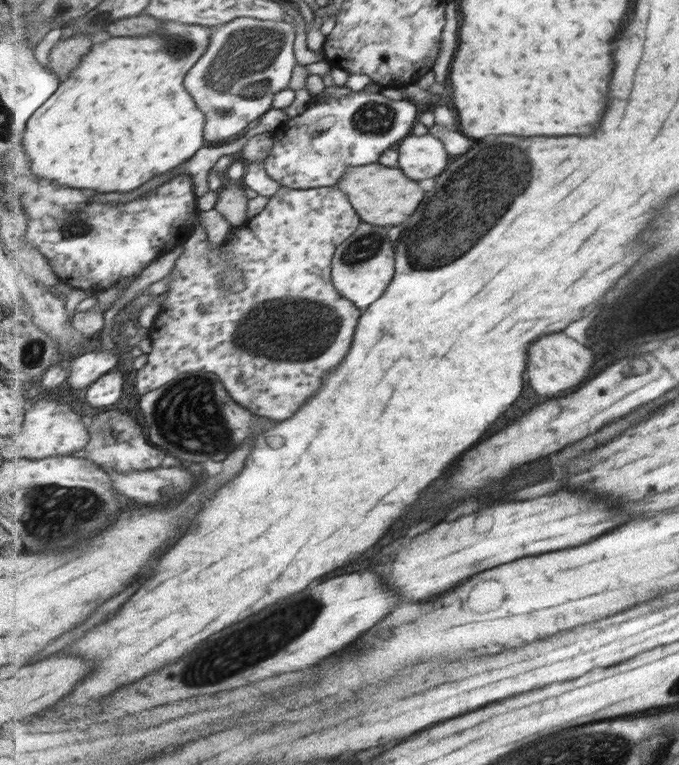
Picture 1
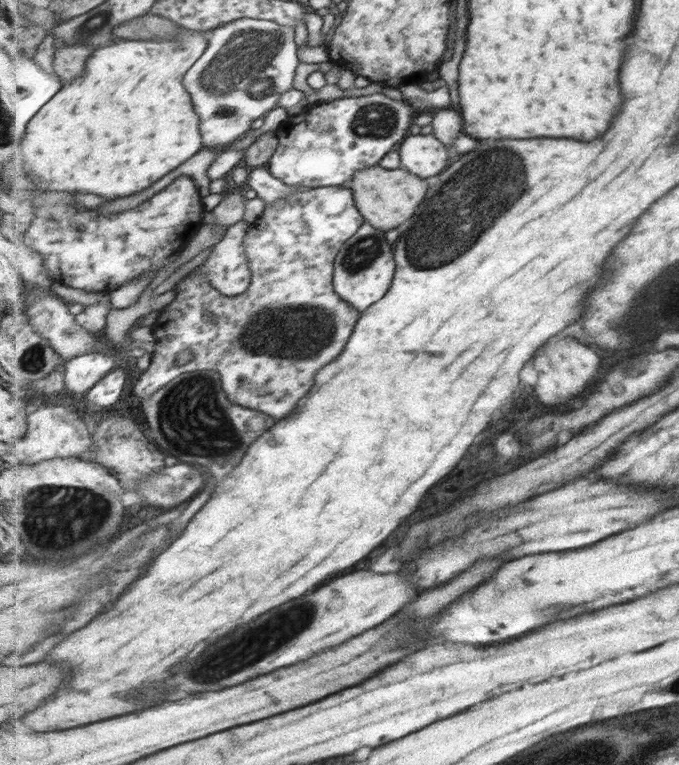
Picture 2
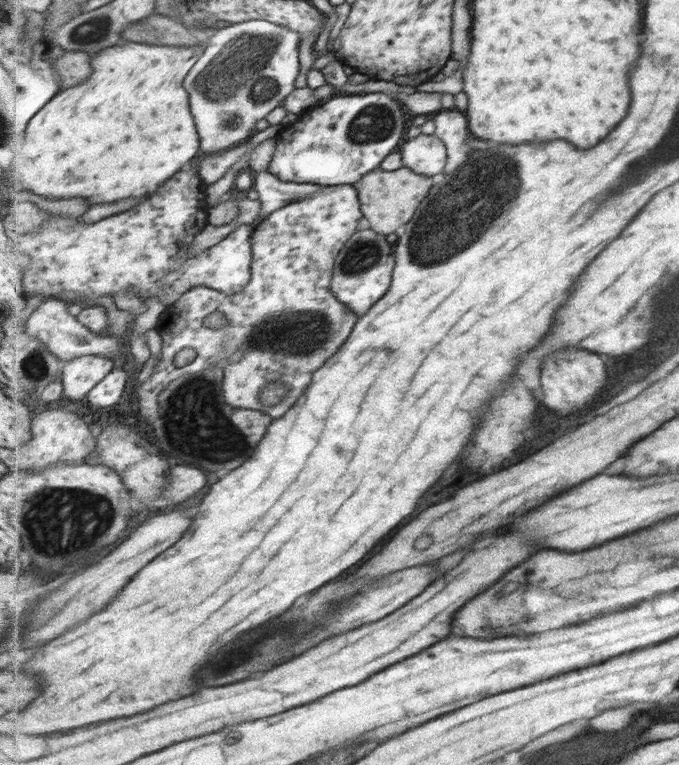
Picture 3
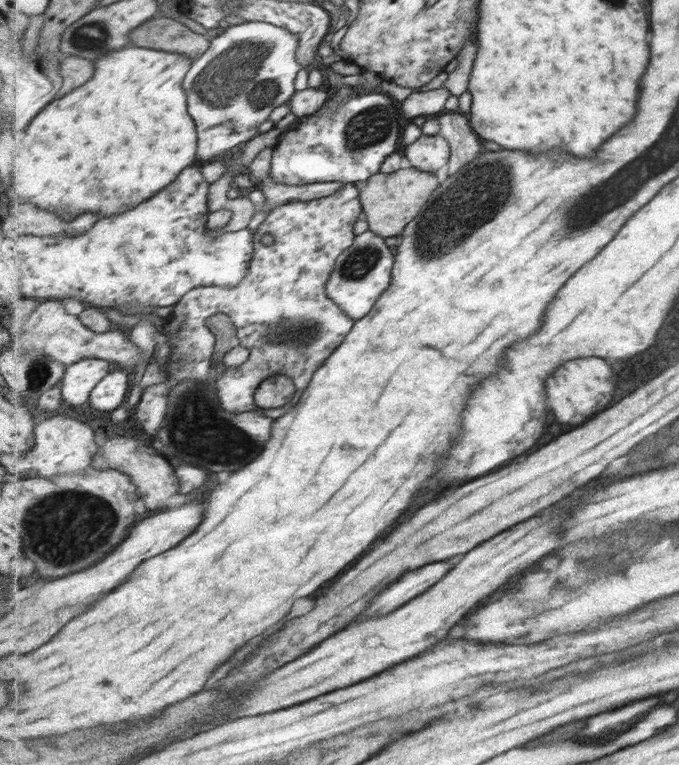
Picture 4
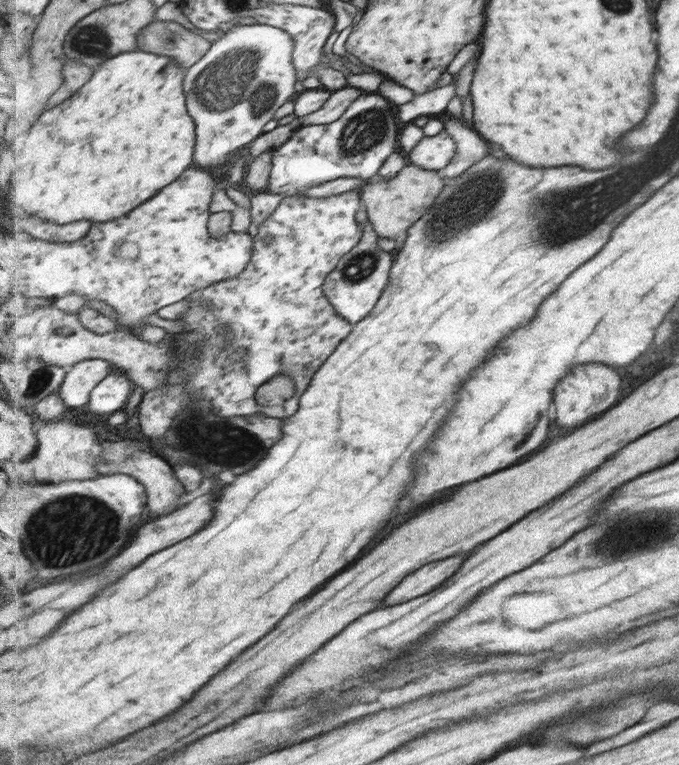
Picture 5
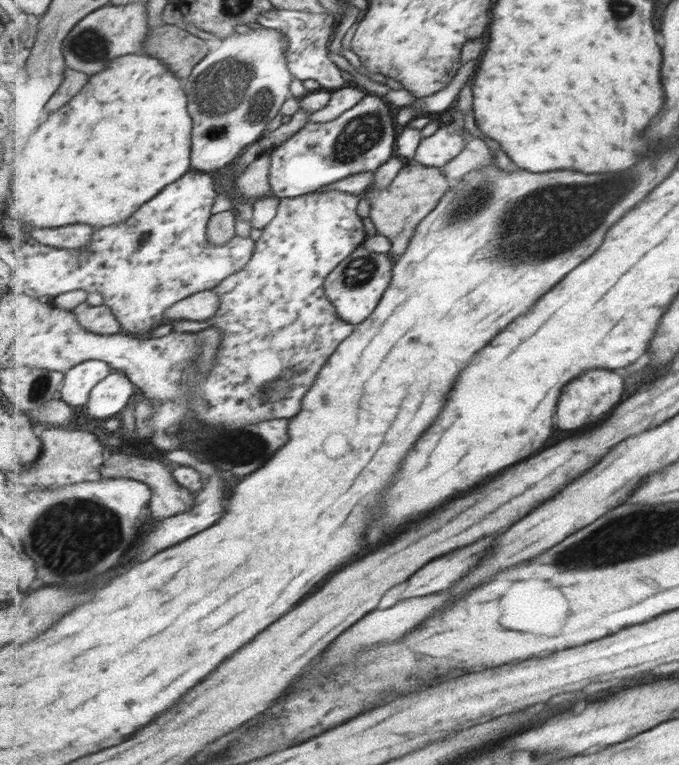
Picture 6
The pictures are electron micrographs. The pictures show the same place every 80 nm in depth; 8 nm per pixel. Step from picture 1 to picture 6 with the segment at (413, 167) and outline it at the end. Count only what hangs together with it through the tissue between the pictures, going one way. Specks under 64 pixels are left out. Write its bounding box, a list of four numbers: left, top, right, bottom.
[414,118,465,168]

